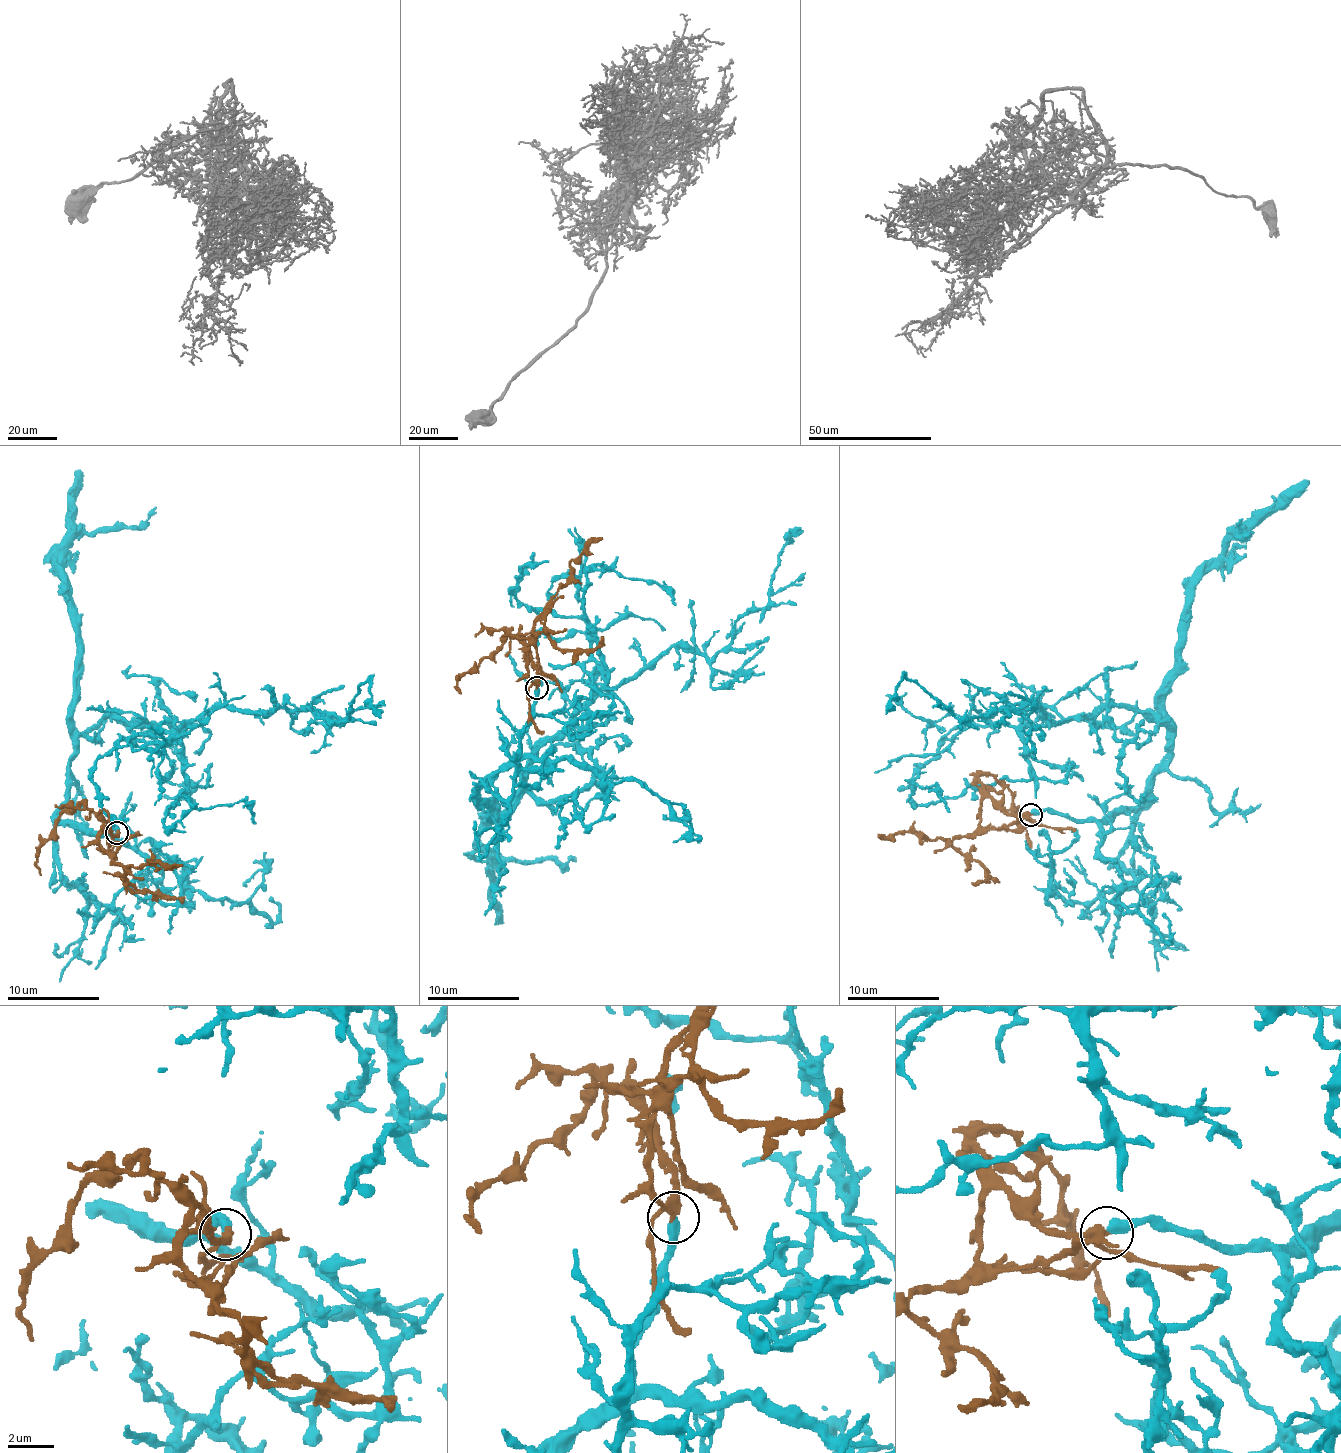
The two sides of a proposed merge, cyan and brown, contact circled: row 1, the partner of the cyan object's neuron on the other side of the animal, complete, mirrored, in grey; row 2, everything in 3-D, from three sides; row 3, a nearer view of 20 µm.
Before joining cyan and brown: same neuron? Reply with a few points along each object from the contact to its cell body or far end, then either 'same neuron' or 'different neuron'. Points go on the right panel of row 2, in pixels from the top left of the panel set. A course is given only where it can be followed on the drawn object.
cyan runs (1030, 814), (1140, 807), (1167, 728), (1114, 706), (1053, 723), (1032, 701), (963, 723), (906, 678), (885, 713); brown runs (1030, 814), (1004, 814), (986, 797), (981, 801), (981, 816), (970, 834), (952, 842), (986, 872), (972, 883); same neuron

